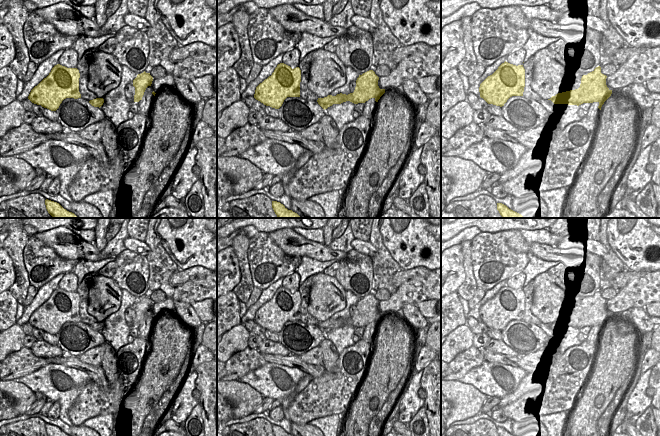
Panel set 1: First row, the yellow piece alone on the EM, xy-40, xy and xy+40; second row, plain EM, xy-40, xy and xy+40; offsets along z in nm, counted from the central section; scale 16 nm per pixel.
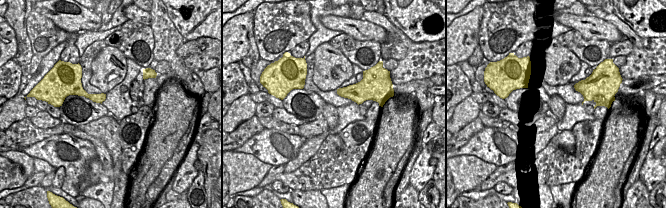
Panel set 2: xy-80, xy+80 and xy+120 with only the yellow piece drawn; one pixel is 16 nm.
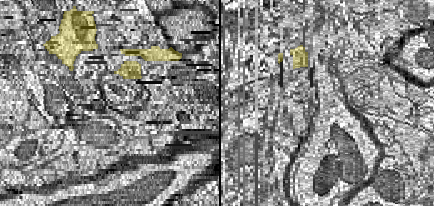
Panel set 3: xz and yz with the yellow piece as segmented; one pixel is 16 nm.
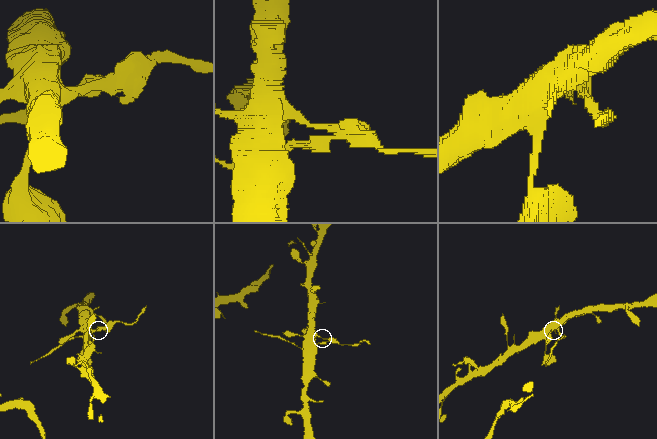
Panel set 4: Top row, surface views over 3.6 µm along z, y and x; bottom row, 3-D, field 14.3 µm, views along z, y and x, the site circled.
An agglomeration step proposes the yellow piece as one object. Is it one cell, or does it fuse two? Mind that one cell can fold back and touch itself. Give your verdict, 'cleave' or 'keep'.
cleave

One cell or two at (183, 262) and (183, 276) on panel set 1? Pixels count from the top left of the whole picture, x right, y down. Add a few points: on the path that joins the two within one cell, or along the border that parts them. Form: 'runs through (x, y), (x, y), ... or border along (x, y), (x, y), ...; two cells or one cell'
border along (206, 268), (191, 266), (179, 270); two cells

